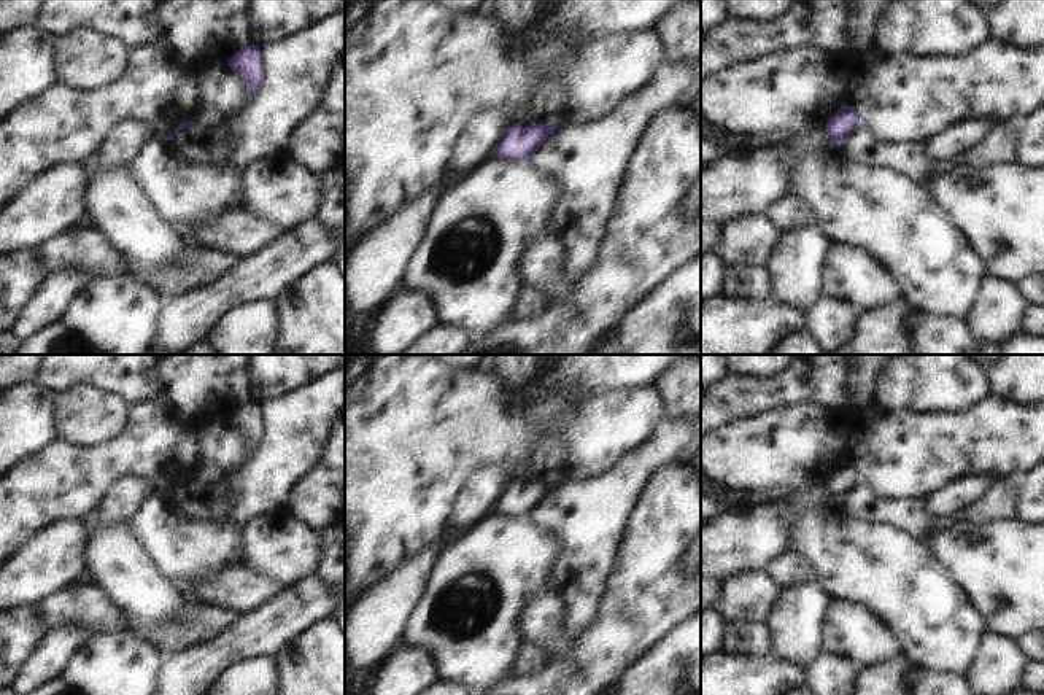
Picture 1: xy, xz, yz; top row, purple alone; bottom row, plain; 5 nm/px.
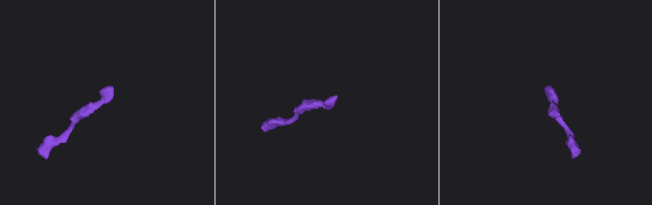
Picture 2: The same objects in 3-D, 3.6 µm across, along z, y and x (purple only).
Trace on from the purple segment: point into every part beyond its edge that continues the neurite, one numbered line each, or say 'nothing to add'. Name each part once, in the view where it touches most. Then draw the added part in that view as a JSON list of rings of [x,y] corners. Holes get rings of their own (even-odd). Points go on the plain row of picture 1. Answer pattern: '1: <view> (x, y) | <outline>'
nothing to add

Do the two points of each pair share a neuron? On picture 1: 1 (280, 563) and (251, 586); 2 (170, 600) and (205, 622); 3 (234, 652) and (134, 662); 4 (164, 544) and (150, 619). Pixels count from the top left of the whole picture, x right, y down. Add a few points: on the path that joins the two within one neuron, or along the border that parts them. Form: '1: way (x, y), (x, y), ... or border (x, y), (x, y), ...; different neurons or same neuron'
1: border (242, 563), (283, 587); different neurons
2: border (193, 605), (158, 633); different neurons
3: border (167, 656), (158, 678); different neurons
4: border (139, 536), (161, 571), (185, 595); different neurons

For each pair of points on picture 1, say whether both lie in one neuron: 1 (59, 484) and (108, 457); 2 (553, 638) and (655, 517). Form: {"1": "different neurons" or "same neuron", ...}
{"1": "same neuron", "2": "different neurons"}

